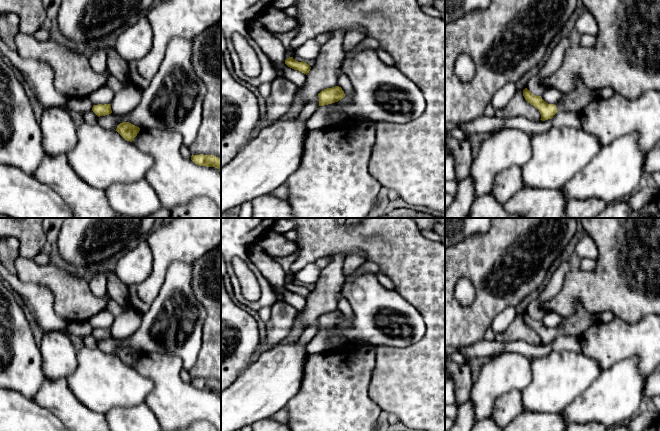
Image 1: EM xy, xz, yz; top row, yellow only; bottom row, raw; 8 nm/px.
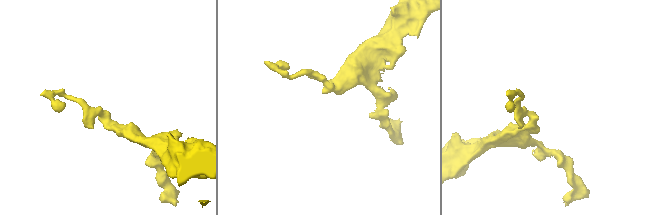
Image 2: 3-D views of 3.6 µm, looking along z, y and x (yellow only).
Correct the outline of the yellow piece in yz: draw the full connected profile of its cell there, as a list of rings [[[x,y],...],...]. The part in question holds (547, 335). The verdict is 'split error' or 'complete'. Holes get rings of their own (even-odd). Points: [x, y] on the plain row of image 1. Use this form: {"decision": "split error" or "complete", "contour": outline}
{"decision": "split error", "contour": [[[581,304],[575,305],[575,312],[563,318],[560,325],[554,328],[546,327],[541,320],[533,319],[527,312],[523,314],[525,324],[537,332],[541,338],[542,345],[552,343],[559,335],[572,335],[580,337],[592,324],[596,323],[598,315],[593,315],[582,307]]]}

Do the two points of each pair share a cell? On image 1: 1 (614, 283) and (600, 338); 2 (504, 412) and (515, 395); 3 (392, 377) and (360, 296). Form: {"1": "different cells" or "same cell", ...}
{"1": "different cells", "2": "same cell", "3": "different cells"}

